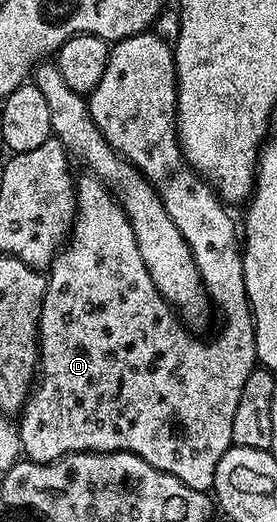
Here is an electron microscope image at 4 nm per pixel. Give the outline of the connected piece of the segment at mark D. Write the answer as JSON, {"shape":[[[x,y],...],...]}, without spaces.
{"shape":[[[151,30],[143,31],[140,35],[120,39],[111,44],[106,61],[106,73],[102,73],[102,81],[87,96],[89,115],[94,125],[104,134],[106,141],[117,153],[129,160],[152,183],[158,197],[164,202],[166,211],[170,213],[174,224],[181,230],[182,237],[189,245],[193,253],[194,261],[201,273],[201,279],[211,299],[211,306],[224,318],[224,324],[220,332],[209,343],[203,343],[195,339],[193,332],[182,322],[179,314],[173,310],[171,304],[160,295],[158,289],[147,272],[146,265],[138,251],[138,243],[135,240],[134,229],[127,219],[120,204],[117,203],[112,192],[96,179],[91,173],[79,176],[75,184],[76,213],[72,220],[72,233],[66,242],[56,252],[52,266],[47,272],[46,293],[42,301],[42,313],[40,314],[40,357],[38,360],[38,378],[32,388],[32,394],[28,396],[28,402],[24,404],[24,410],[18,415],[18,430],[20,432],[20,445],[23,454],[29,463],[49,463],[55,459],[61,459],[64,455],[75,455],[77,451],[130,451],[133,455],[142,457],[154,469],[162,473],[170,473],[178,477],[190,489],[205,493],[212,491],[214,481],[214,469],[218,469],[218,461],[222,461],[222,453],[226,453],[233,446],[232,430],[234,429],[234,409],[238,409],[238,397],[242,397],[242,385],[246,385],[246,377],[258,366],[256,362],[256,330],[252,320],[252,306],[248,303],[246,293],[246,281],[244,280],[244,256],[242,254],[242,239],[238,234],[238,223],[232,220],[229,208],[223,199],[216,194],[212,184],[198,174],[188,162],[184,160],[184,150],[180,148],[180,139],[176,135],[176,52],[173,44],[168,43],[160,35],[152,35]]]}

